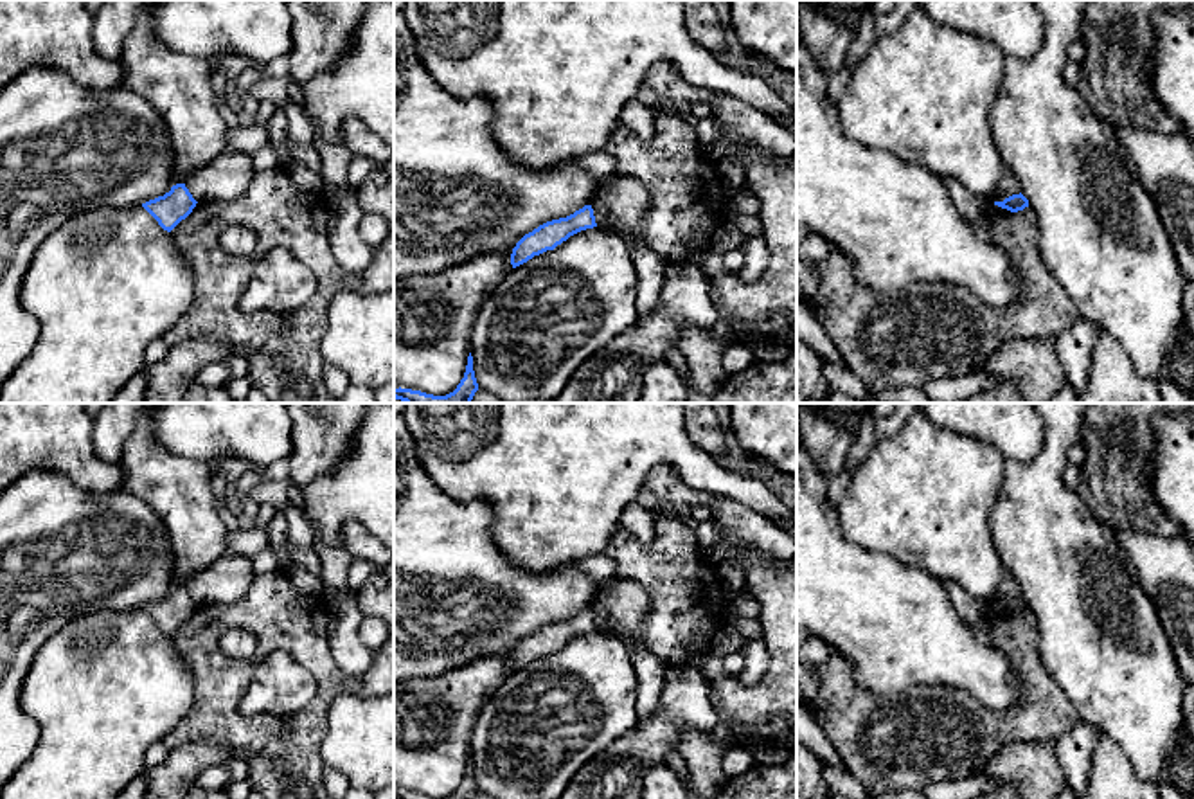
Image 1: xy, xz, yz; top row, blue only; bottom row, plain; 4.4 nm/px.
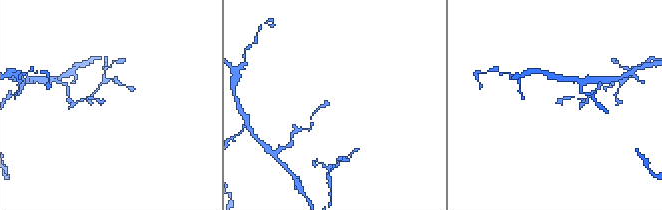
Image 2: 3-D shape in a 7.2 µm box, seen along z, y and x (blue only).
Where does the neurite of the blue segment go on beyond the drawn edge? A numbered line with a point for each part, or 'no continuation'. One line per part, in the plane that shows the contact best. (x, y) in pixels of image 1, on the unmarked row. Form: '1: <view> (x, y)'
no continuation

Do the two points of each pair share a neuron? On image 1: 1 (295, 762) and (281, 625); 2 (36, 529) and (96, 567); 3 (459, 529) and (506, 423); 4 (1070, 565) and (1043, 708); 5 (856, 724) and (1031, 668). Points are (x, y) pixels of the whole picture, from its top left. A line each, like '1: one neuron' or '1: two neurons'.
1: one neuron
2: one neuron
3: two neurons
4: two neurons
5: one neuron

